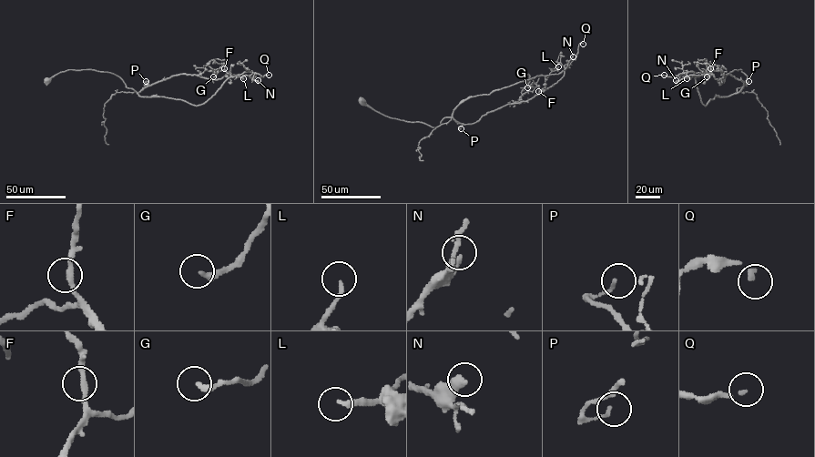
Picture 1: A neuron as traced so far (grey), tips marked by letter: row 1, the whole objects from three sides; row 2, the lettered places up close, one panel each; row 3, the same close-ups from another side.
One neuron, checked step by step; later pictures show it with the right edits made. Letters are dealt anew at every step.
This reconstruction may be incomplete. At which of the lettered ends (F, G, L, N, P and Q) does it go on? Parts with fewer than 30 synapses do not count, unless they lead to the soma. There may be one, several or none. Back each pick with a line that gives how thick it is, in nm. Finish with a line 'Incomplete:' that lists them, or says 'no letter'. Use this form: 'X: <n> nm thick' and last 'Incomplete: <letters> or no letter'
L: 180 nm thick
N: 360 nm thick
Q: 160 nm thick
Incomplete: L, N, Q

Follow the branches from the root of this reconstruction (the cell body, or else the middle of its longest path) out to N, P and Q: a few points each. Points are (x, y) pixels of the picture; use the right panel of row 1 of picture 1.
N: (721, 80), (733, 70), (747, 77), (738, 92), (743, 83), (730, 74), (719, 79), (701, 75), (676, 80)
P: (721, 80), (733, 70), (740, 69), (747, 78), (737, 88), (737, 92), (748, 81)
Q: (721, 80), (733, 70), (740, 69), (747, 77), (736, 93), (715, 96), (705, 106), (692, 72), (664, 75)

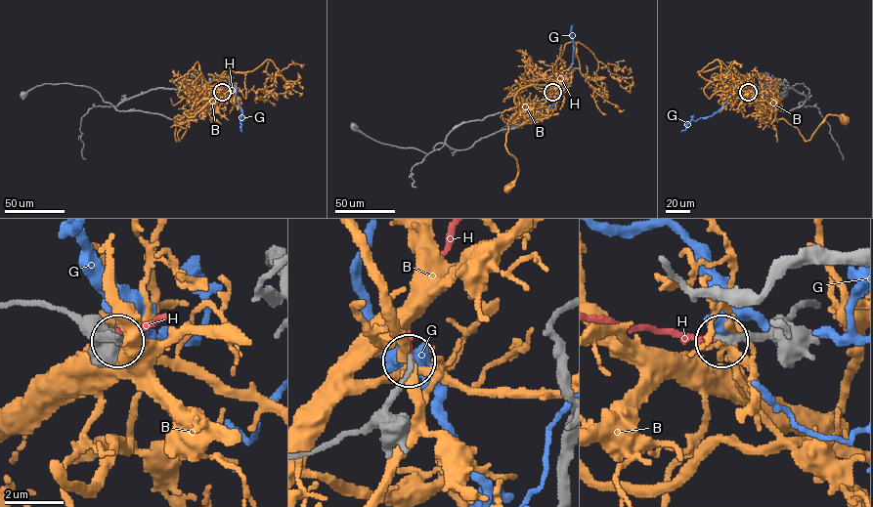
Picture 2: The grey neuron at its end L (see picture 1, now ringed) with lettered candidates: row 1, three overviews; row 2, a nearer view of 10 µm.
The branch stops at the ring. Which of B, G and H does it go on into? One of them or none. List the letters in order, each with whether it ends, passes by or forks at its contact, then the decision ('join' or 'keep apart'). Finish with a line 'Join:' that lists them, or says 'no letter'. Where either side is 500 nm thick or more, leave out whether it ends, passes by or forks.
B: it forks there; keep apart
G: keep apart
H: it ends there; join
Join: H

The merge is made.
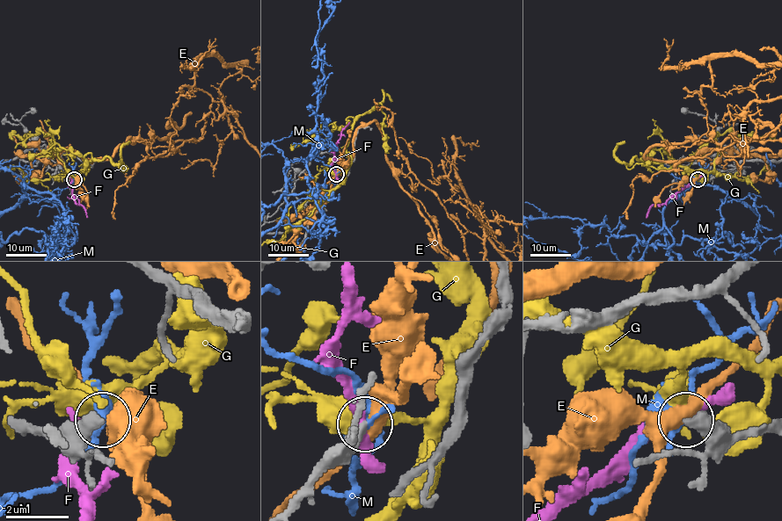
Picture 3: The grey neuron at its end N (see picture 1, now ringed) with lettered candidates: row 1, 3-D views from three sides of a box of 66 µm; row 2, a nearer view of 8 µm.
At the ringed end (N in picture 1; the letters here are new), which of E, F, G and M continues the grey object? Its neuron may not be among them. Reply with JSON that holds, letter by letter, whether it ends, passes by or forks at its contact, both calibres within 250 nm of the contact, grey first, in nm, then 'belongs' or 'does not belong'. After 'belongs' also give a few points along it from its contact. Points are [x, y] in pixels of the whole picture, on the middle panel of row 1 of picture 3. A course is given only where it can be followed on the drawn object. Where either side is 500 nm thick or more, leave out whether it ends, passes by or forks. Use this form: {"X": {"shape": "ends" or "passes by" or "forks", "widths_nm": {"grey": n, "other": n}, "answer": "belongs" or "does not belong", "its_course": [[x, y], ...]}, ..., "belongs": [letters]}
{"E": {"shape": "passes by", "widths_nm": {"grey": 400, "other": 440}, "answer": "does not belong"}, "F": {"widths_nm": {"grey": 500, "other": 280}, "answer": "does not belong"}, "G": {"widths_nm": {"grey": 500, "other": 750}, "answer": "does not belong"}, "M": {"shape": "forks", "widths_nm": {"grey": 440, "other": 200}, "answer": "does not belong"}, "belongs": []}

